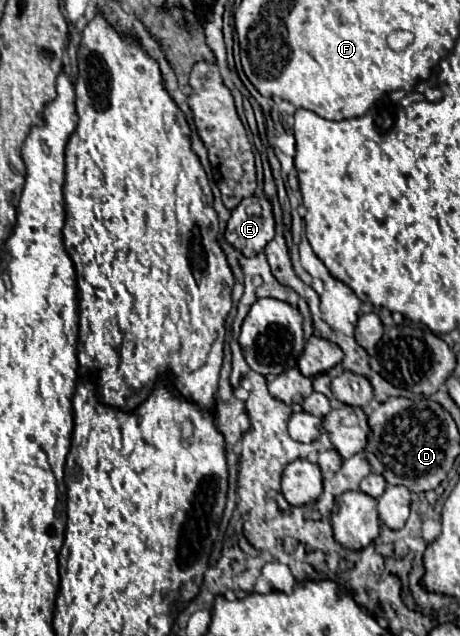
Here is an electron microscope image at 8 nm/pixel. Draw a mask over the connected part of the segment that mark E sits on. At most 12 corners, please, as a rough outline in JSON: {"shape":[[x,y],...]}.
{"shape":[[243,200],[225,236],[247,258],[275,236],[269,200]]}

